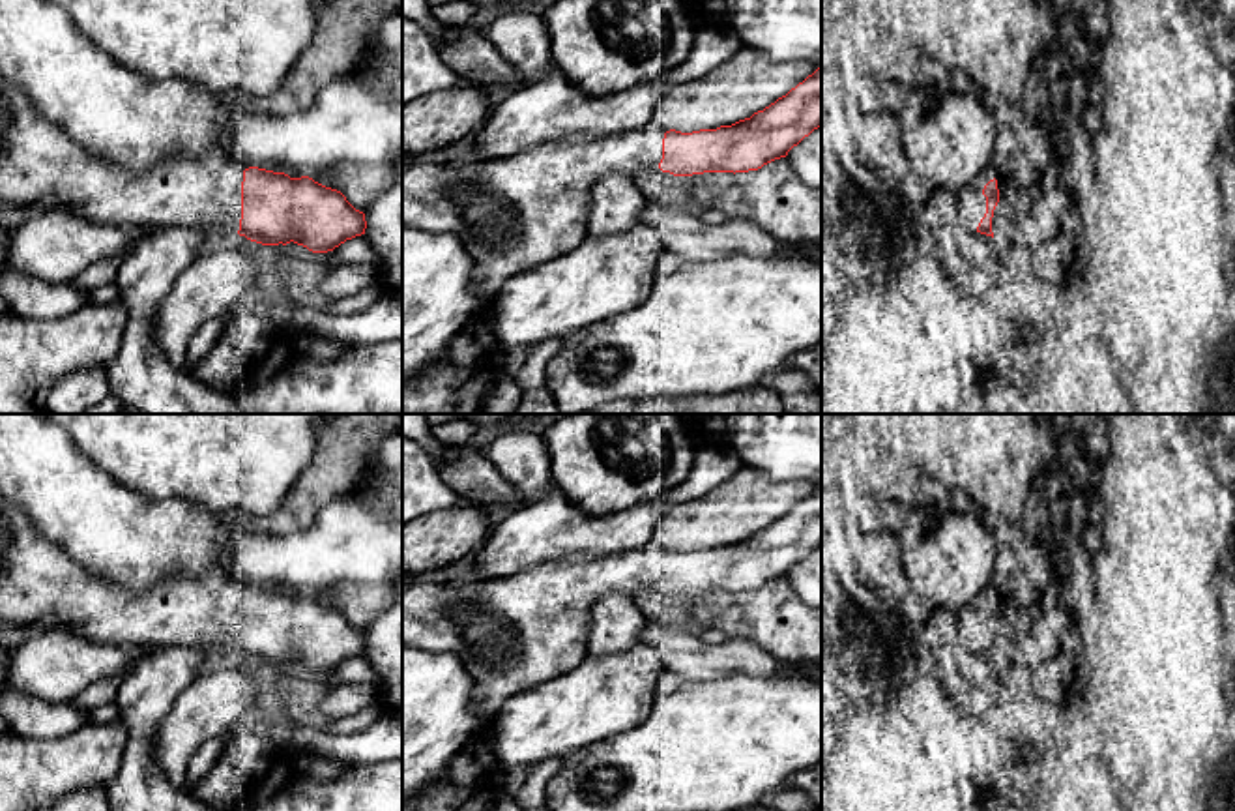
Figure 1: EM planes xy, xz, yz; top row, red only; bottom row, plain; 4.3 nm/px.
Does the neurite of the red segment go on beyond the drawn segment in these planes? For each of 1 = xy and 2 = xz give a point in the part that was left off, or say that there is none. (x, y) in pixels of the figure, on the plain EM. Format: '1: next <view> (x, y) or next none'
1: next xy (40, 581)
2: next xz (511, 634)

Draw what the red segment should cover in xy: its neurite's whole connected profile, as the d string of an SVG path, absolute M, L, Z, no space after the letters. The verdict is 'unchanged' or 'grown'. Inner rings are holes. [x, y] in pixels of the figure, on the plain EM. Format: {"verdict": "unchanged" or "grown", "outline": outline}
{"verdict": "grown", "outline": "M0 493L0 624L34 624L69 629L116 646L198 644L226 648L262 665L290 661L327 672L365 654L365 633L346 616L309 596L290 597L258 586L243 588L232 575L180 577L146 590L129 590L77 564L47 539L30 515Z"}

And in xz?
{"verdict": "grown", "outline": "M821 485L763 530L717 549L681 553L642 547L584 564L539 564L498 579L402 584L402 644L457 656L481 704L479 730L455 755L447 772L412 796L402 811L490 811L505 796L505 766L492 751L492 721L509 697L567 672L588 656L591 611L601 597L634 597L655 586L674 596L758 590L786 577L820 545Z"}

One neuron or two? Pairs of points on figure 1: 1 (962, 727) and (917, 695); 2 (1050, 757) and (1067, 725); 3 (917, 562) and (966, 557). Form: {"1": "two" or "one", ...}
{"1": "one", "2": "one", "3": "one"}

